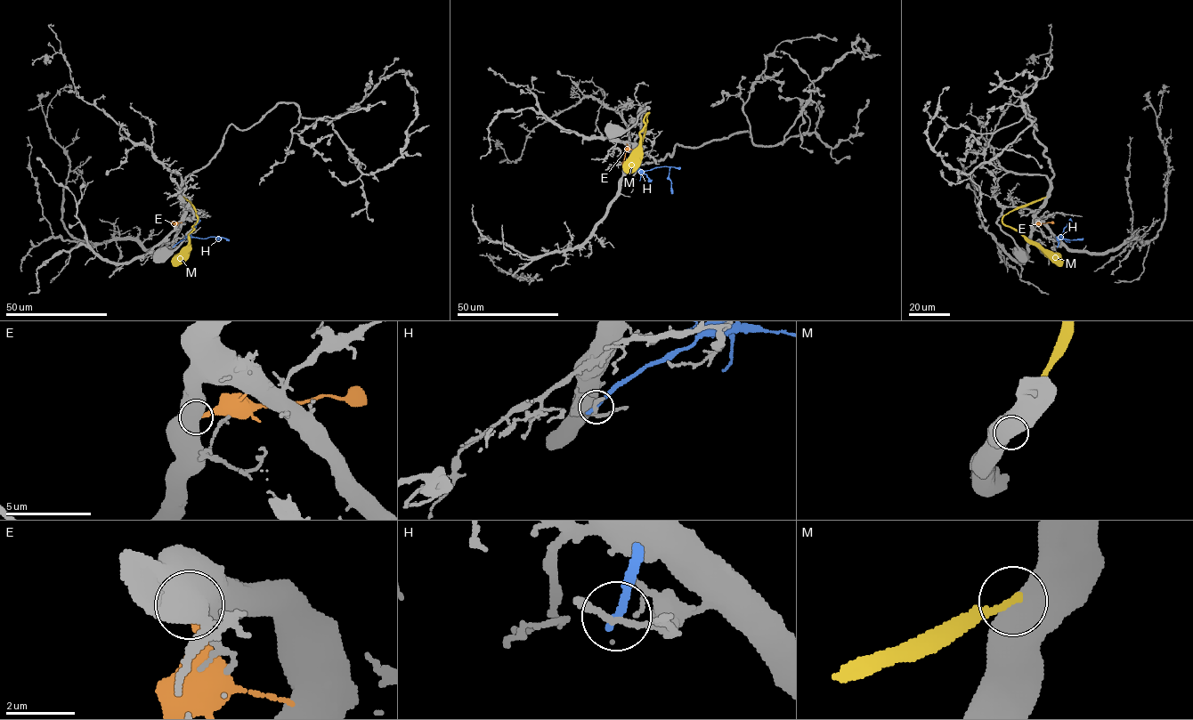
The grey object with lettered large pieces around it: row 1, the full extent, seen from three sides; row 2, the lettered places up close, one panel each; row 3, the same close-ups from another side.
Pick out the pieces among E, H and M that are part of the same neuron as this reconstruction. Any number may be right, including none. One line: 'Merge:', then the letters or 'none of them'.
Merge: none of them

